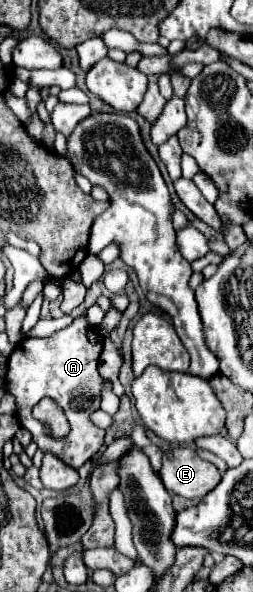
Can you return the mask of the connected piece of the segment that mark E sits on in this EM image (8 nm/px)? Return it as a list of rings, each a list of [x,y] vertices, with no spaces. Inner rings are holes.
[[[176,447],[162,455],[160,479],[164,487],[186,499],[202,499],[220,483],[218,469],[200,459],[190,447]]]

